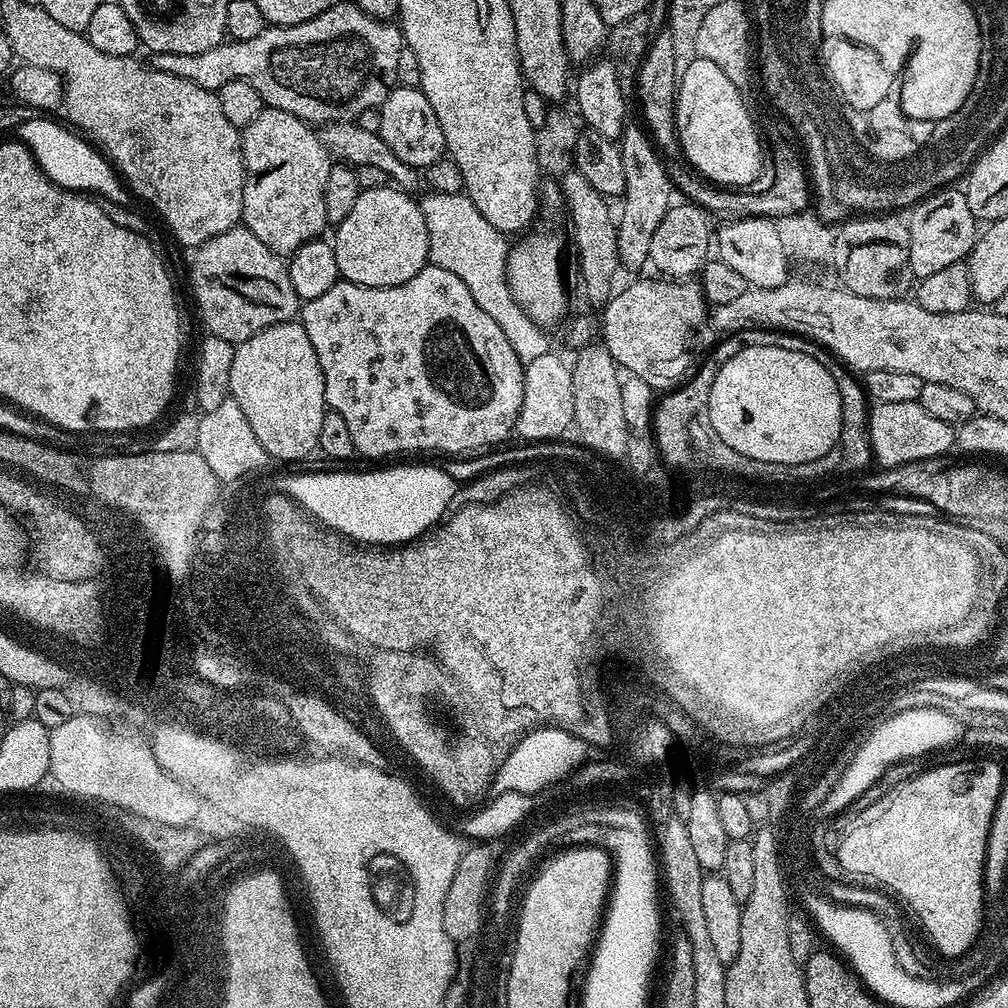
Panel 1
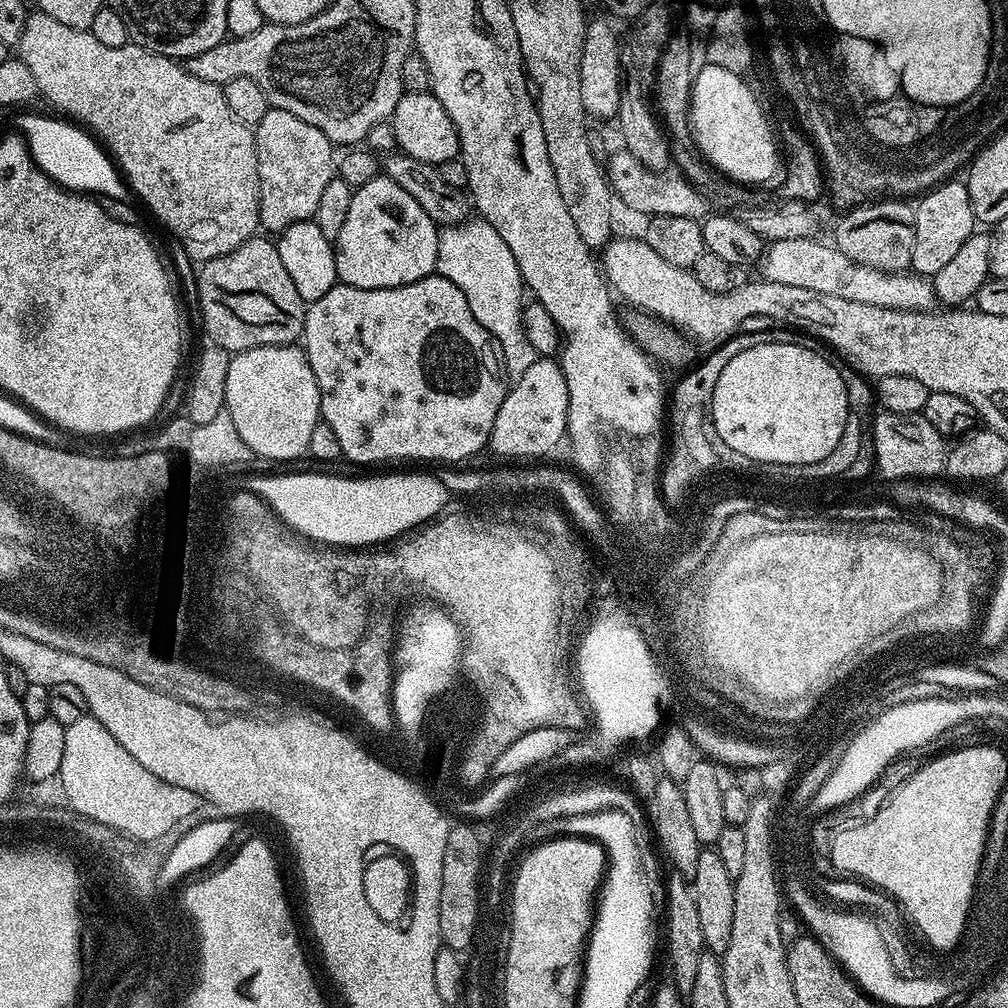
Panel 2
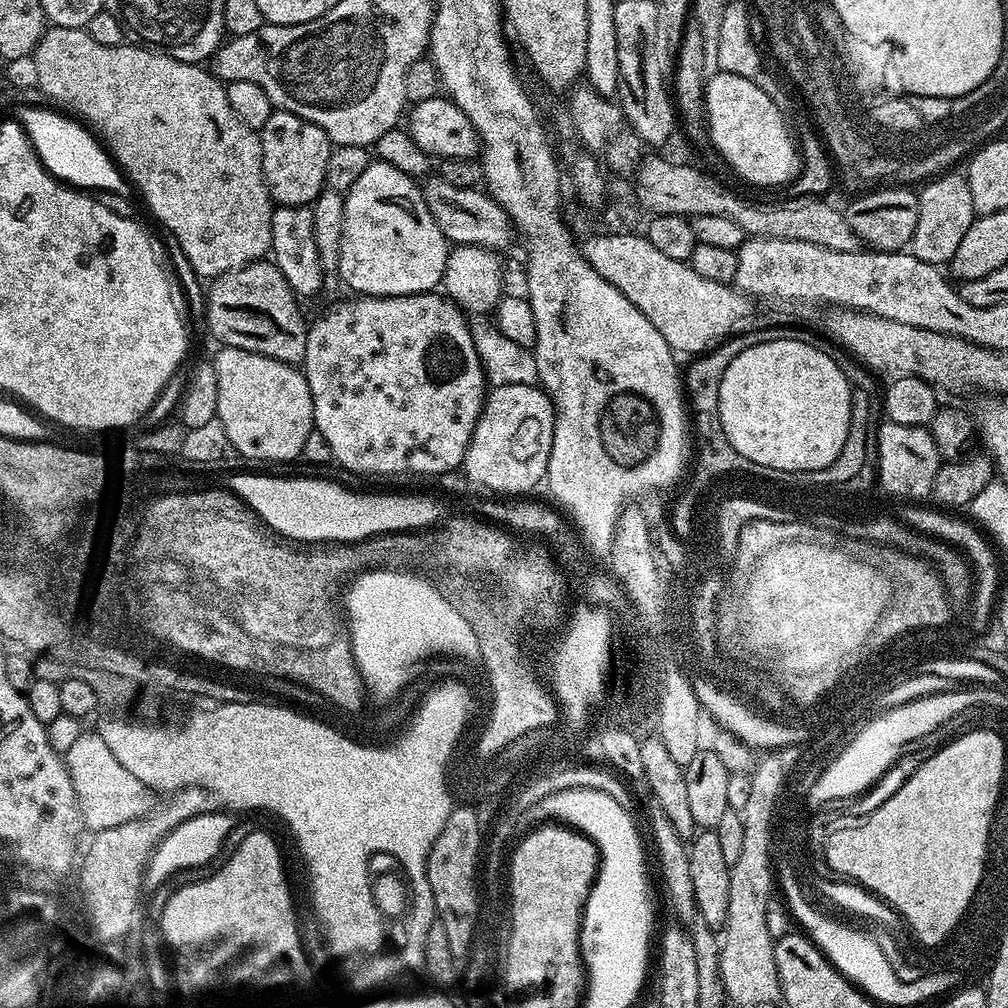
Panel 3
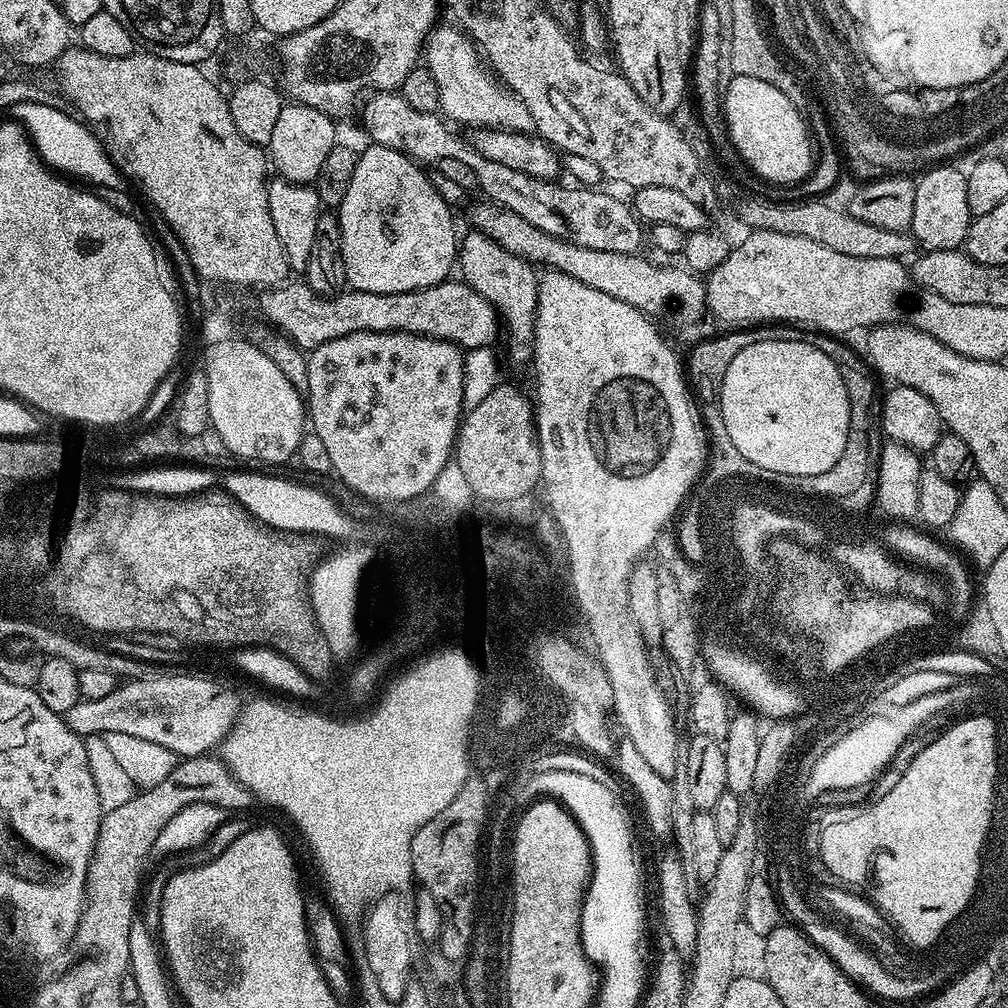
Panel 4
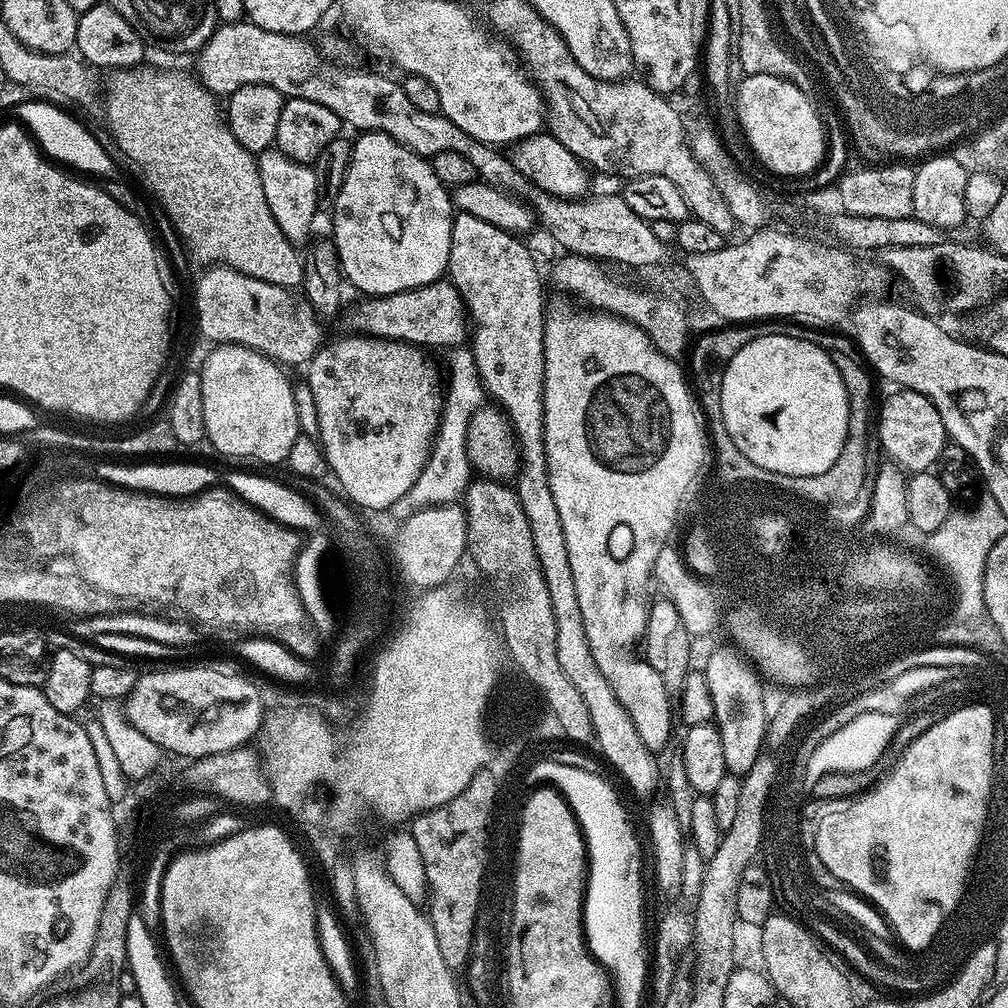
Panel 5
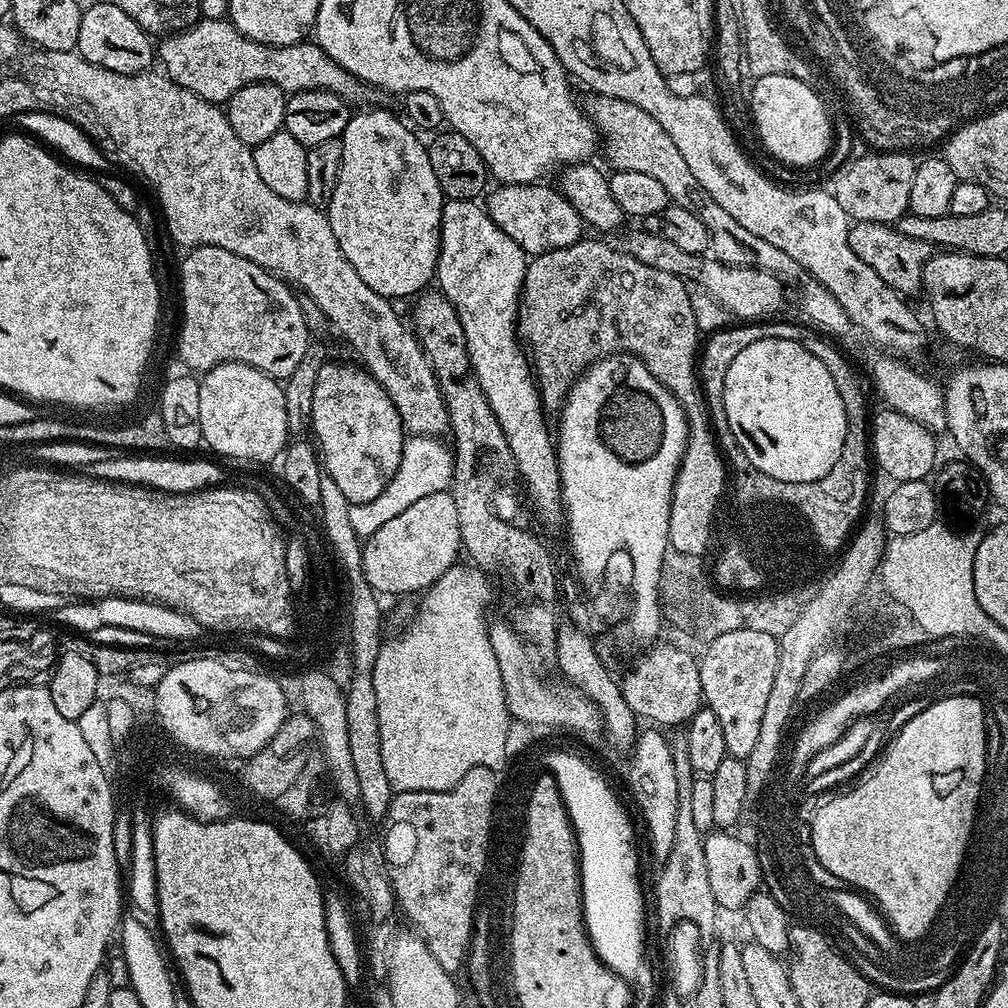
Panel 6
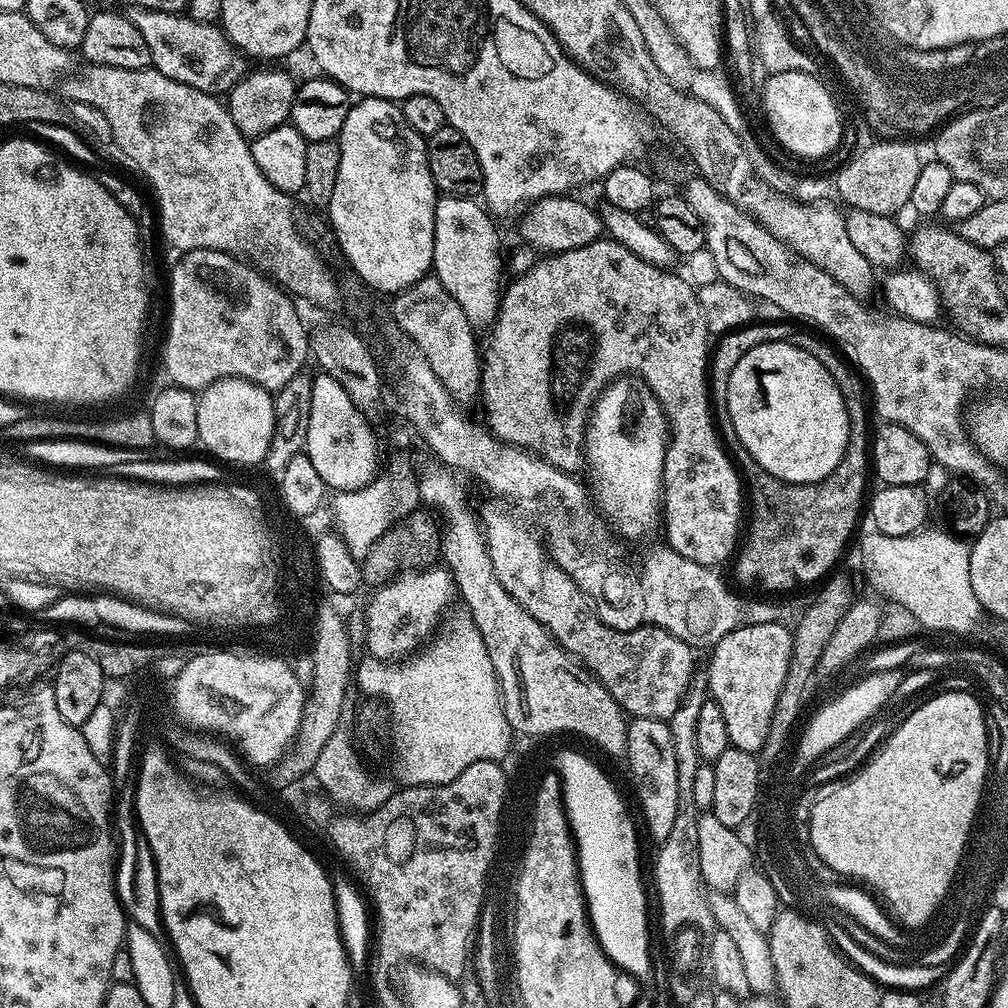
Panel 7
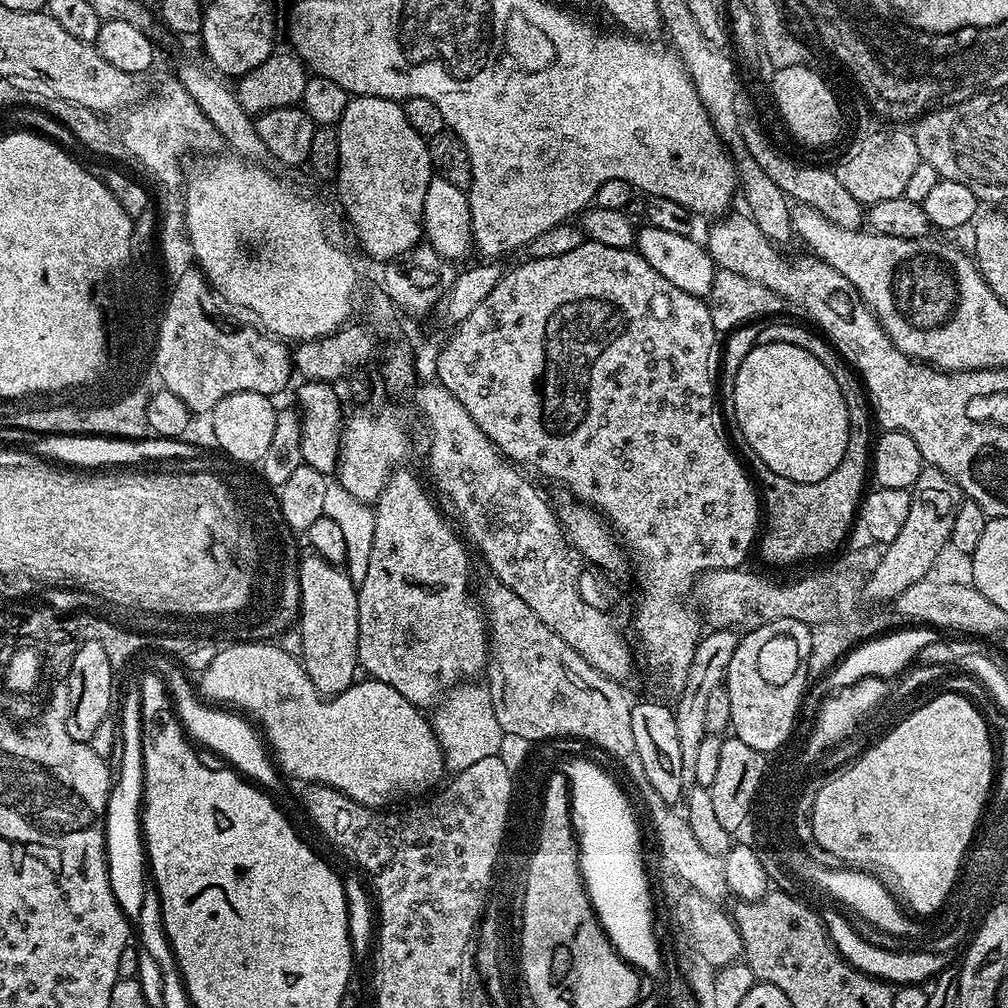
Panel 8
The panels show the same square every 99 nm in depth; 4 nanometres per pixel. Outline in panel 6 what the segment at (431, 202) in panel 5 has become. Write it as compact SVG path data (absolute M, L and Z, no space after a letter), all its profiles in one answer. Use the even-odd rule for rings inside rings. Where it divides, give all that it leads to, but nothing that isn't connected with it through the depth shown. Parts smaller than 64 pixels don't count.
M372 106L369 112L349 115L342 142L342 166L338 170L338 186L326 215L342 254L358 270L358 278L379 296L415 297L433 283L440 253L440 223L446 197L434 178L425 141L399 115L386 112L382 106Z

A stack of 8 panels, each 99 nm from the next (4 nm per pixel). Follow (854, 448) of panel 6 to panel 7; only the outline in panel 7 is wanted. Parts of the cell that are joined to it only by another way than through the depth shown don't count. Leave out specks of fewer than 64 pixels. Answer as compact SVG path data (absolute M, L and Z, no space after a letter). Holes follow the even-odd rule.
M753 322L719 337L715 341L714 351L710 356L710 399L714 409L714 419L720 435L728 432L730 410L726 402L727 392L724 391L724 380L730 382L730 374L734 370L734 366L738 366L738 358L742 358L742 354L754 350L754 346L765 344L771 340L788 340L794 346L798 346L798 350L806 350L806 354L814 354L814 358L818 358L818 362L822 362L822 366L826 366L826 370L830 370L830 378L834 378L834 382L838 382L838 390L842 394L842 402L846 406L848 415L848 445L844 451L844 457L840 459L836 467L836 480L832 480L832 484L828 484L828 492L832 492L832 488L844 488L844 492L848 492L848 496L844 496L844 507L857 508L860 489L870 474L870 428L868 432L870 404L866 399L866 384L859 371L845 360L831 343L825 342L819 335L813 334L811 331L808 332L791 332L784 324Z

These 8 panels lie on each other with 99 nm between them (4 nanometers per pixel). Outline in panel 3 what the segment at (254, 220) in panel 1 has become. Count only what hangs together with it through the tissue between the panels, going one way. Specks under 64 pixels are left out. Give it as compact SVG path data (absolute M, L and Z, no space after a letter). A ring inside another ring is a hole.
M273 111L264 128L259 129L262 146L264 180L268 183L268 194L277 205L286 208L302 208L324 191L326 185L326 162L334 147L328 135L316 124L298 118L289 112Z

